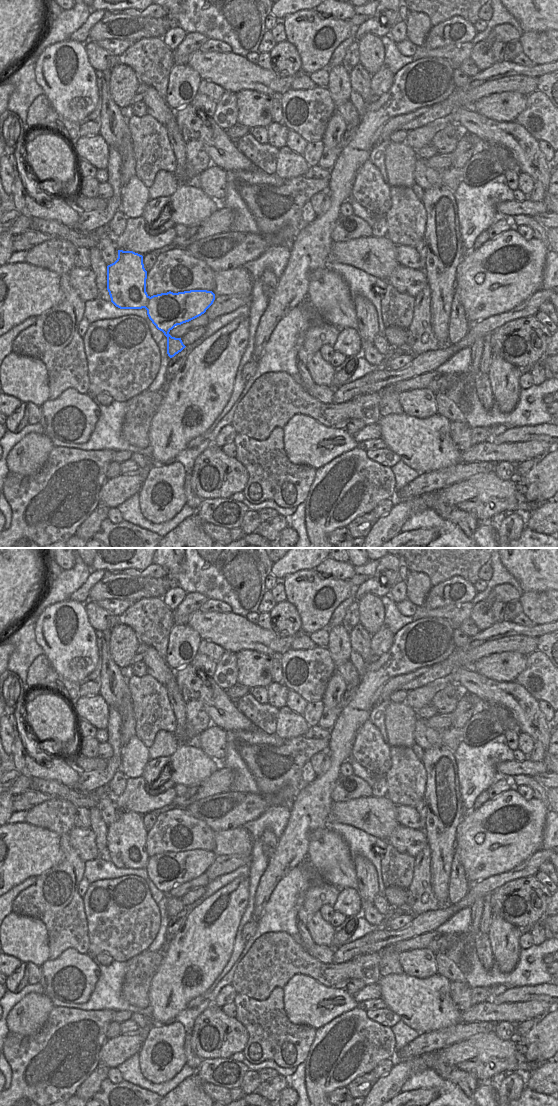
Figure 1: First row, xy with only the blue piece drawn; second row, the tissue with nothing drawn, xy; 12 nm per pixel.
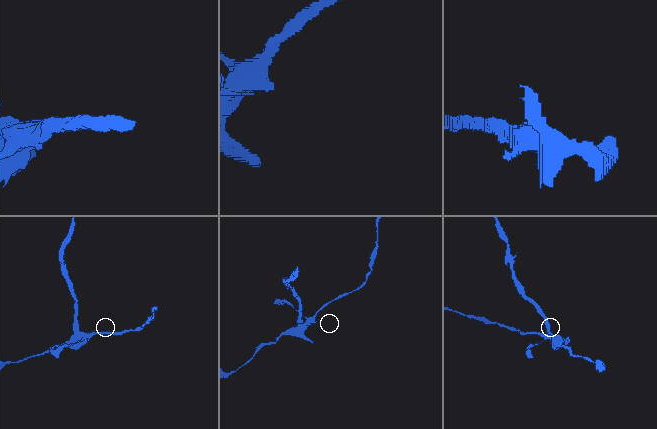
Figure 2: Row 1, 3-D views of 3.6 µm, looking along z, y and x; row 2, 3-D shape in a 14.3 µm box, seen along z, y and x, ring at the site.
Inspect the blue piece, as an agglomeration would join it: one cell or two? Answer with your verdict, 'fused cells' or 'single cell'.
fused cells

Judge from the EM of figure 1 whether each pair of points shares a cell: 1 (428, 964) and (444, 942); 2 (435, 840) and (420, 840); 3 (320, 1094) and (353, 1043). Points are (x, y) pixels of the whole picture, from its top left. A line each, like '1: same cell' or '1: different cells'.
1: same cell
2: different cells
3: same cell

